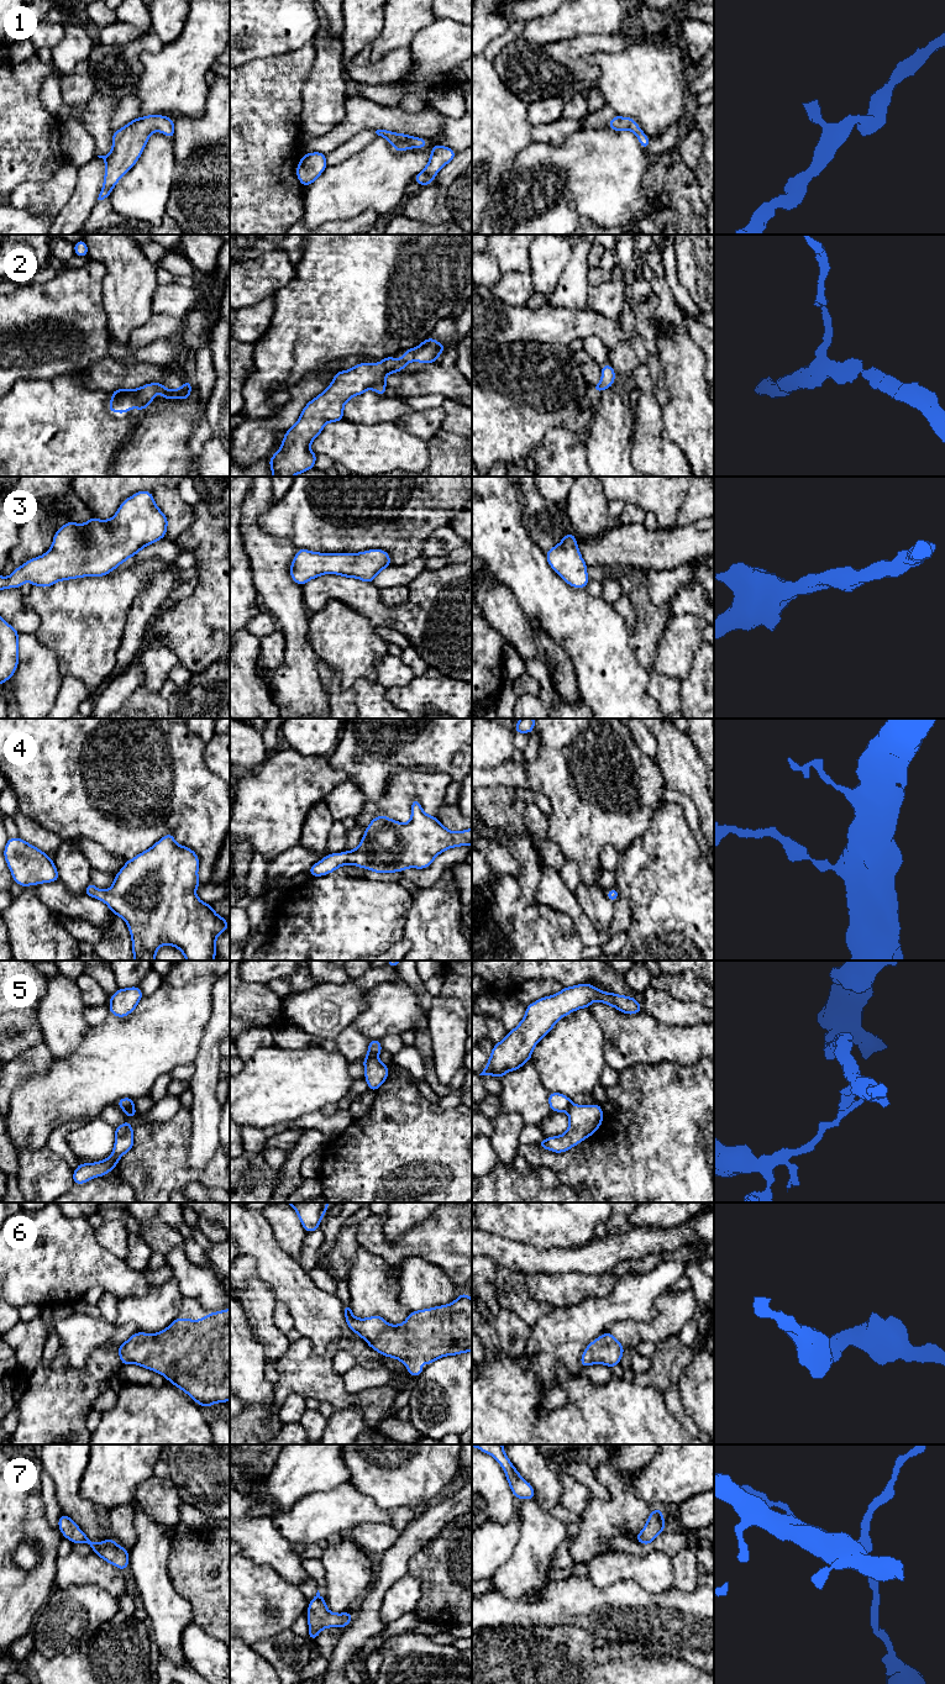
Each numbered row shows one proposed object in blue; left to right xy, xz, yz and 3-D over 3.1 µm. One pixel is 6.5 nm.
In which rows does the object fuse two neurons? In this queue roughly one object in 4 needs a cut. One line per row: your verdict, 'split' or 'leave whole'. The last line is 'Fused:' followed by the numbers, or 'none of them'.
1: leave whole
2: leave whole
3: leave whole
4: leave whole
5: split
6: leave whole
7: leave whole
Fused: 5

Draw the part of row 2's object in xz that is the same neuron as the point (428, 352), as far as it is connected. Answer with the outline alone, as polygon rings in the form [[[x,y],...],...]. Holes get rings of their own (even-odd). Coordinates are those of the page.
[[[429,337],[418,347],[406,349],[399,361],[394,356],[387,357],[379,363],[358,363],[334,374],[329,388],[306,404],[296,423],[285,432],[280,449],[269,458],[273,477],[293,477],[314,468],[317,454],[310,449],[310,443],[327,422],[343,420],[343,406],[351,398],[368,389],[384,395],[388,374],[404,370],[409,362],[434,363],[445,349]]]

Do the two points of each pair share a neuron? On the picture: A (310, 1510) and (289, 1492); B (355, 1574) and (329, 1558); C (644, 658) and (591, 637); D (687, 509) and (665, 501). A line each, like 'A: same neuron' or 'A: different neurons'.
A: different neurons
B: same neuron
C: different neurons
D: different neurons

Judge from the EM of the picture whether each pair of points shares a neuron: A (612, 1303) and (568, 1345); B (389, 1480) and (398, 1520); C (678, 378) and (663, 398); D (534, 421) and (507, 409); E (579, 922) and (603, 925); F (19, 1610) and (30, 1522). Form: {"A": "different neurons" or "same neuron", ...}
{"A": "same neuron", "B": "different neurons", "C": "different neurons", "D": "same neuron", "E": "different neurons", "F": "same neuron"}

